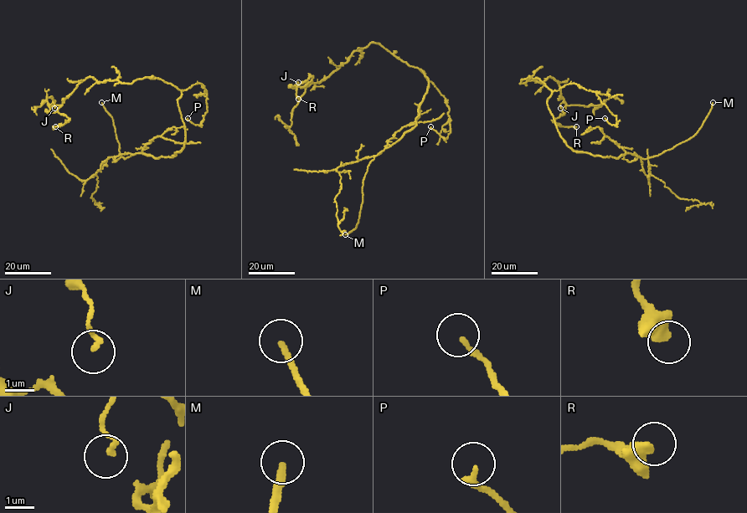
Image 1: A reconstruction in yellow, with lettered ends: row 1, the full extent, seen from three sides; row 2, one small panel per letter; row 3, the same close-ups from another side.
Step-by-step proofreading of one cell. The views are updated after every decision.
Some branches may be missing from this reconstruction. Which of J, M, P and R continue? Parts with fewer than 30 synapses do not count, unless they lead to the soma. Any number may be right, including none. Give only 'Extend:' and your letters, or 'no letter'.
Extend: M

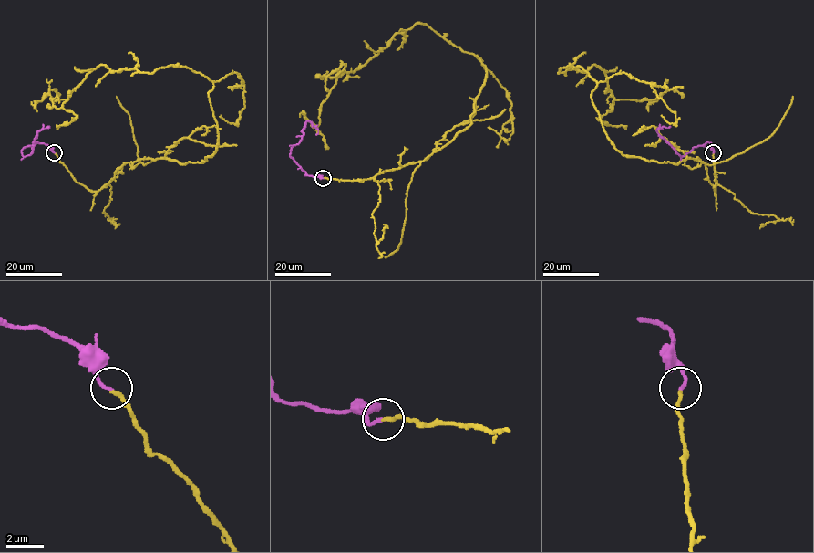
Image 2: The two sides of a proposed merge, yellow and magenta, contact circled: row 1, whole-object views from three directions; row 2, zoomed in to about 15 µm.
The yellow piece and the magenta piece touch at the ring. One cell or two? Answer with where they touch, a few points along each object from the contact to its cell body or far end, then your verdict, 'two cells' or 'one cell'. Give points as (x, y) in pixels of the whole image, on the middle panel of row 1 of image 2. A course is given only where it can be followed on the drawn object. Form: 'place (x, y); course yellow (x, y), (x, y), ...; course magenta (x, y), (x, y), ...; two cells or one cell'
place (323, 178); course yellow (323, 178), (366, 180), (425, 160), (470, 124), (486, 68), (416, 23), (335, 80), (317, 127), (328, 149); course magenta (323, 178), (308, 175), (289, 155), (292, 147), (299, 142), (307, 121), (318, 130), (316, 135); one cell

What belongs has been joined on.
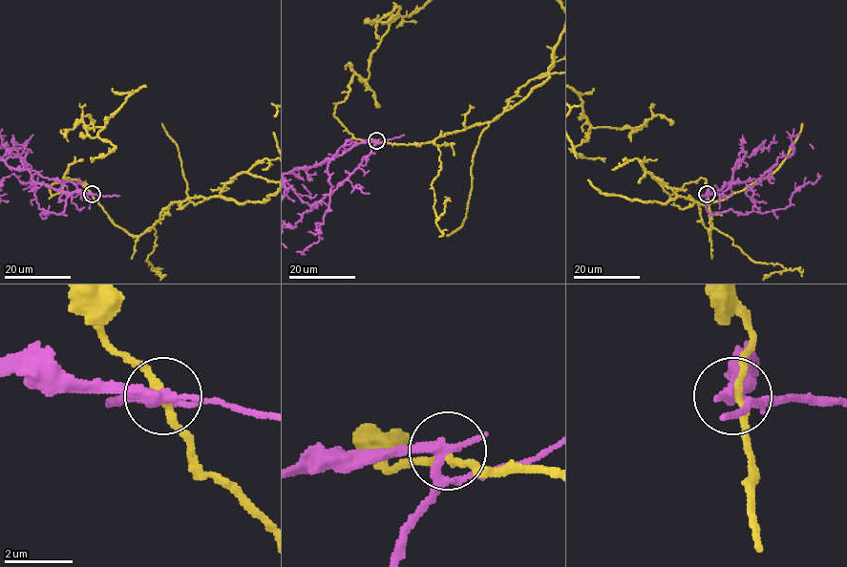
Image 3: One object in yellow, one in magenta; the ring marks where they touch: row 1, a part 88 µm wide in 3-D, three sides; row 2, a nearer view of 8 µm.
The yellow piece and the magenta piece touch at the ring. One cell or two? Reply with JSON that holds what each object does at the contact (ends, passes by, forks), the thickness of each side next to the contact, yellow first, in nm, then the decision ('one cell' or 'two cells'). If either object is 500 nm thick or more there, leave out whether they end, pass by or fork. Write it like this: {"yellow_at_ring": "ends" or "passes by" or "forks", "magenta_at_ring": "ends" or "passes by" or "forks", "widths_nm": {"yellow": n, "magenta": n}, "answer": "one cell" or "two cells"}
{"yellow_at_ring": "passes by", "magenta_at_ring": "forks", "widths_nm": {"yellow": 190, "magenta": 260}, "answer": "two cells"}

